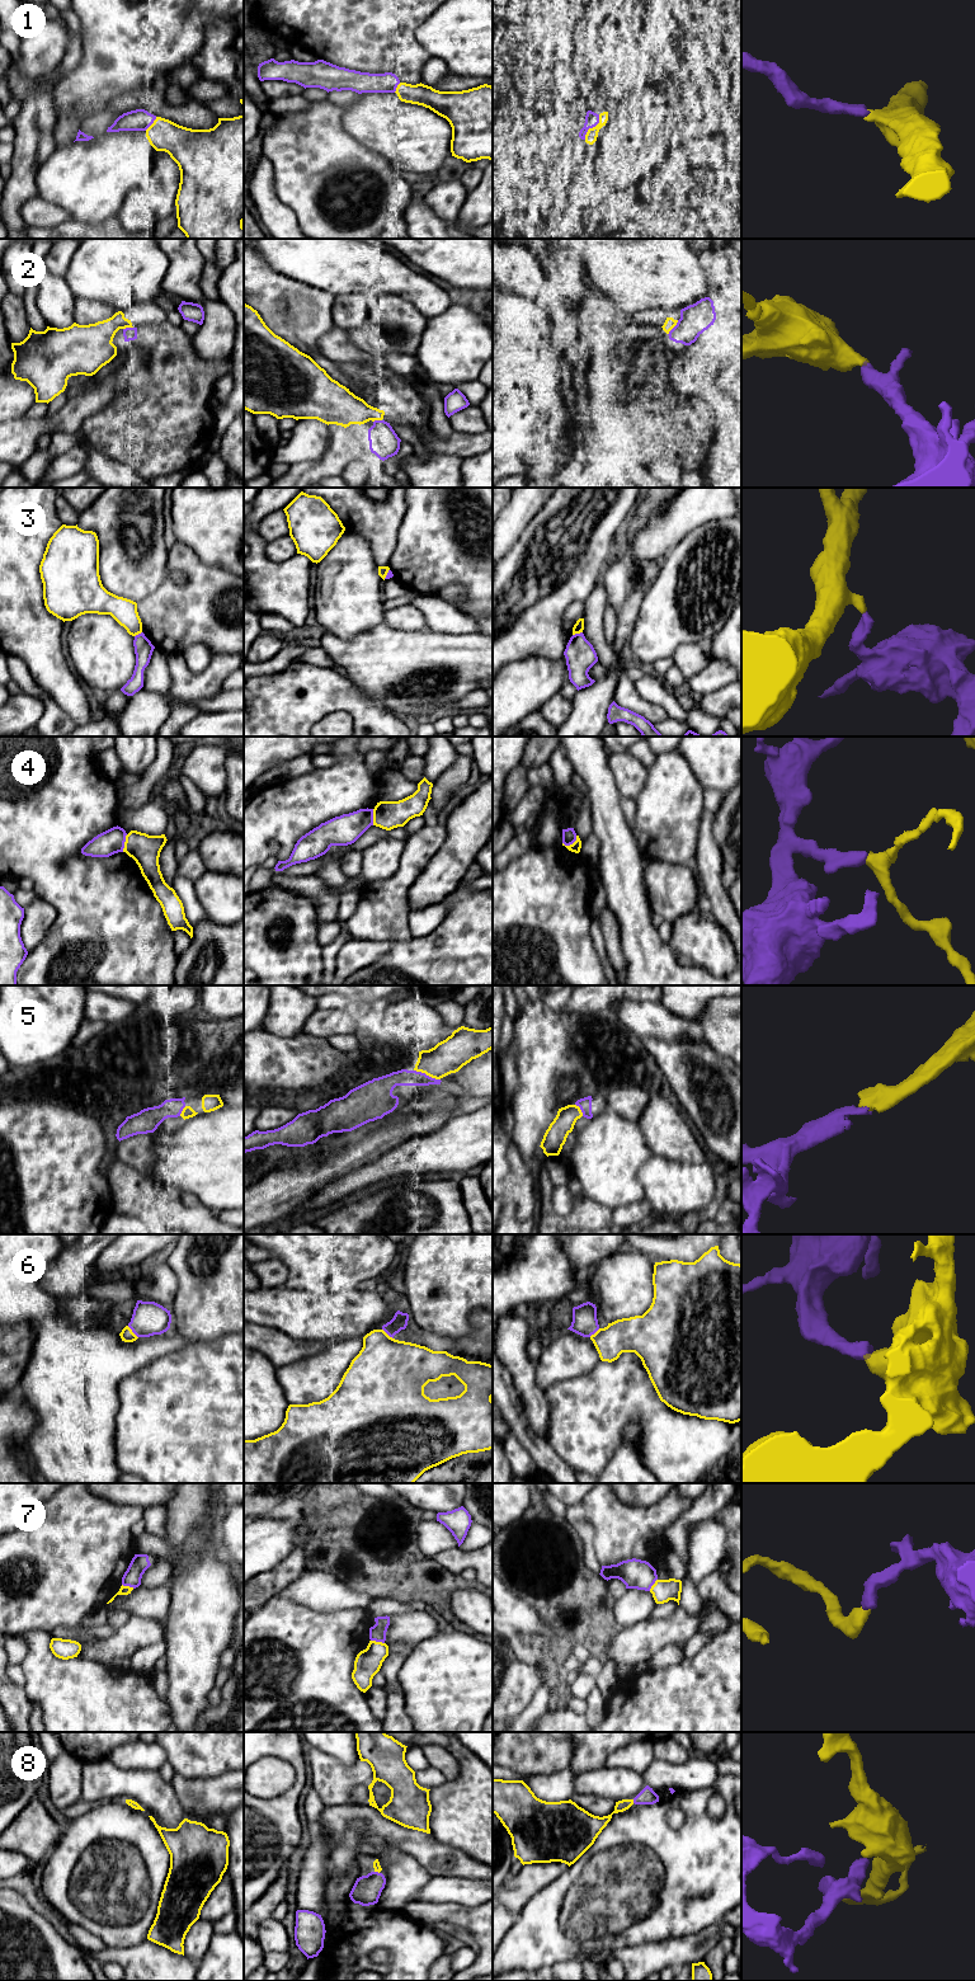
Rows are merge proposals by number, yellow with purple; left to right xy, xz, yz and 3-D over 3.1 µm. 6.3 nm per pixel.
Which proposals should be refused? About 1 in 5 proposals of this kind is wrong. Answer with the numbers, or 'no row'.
3, 4, 7

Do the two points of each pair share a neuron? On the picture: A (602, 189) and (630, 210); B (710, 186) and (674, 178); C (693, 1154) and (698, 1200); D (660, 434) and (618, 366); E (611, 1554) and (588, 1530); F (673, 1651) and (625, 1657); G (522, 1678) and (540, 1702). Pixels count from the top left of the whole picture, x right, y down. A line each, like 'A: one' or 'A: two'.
A: two
B: one
C: two
D: one
E: two
F: two
G: two

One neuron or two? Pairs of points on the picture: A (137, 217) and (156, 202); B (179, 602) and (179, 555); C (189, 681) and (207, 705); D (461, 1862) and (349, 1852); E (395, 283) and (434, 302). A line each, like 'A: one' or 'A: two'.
A: two
B: one
C: two
D: two
E: one

